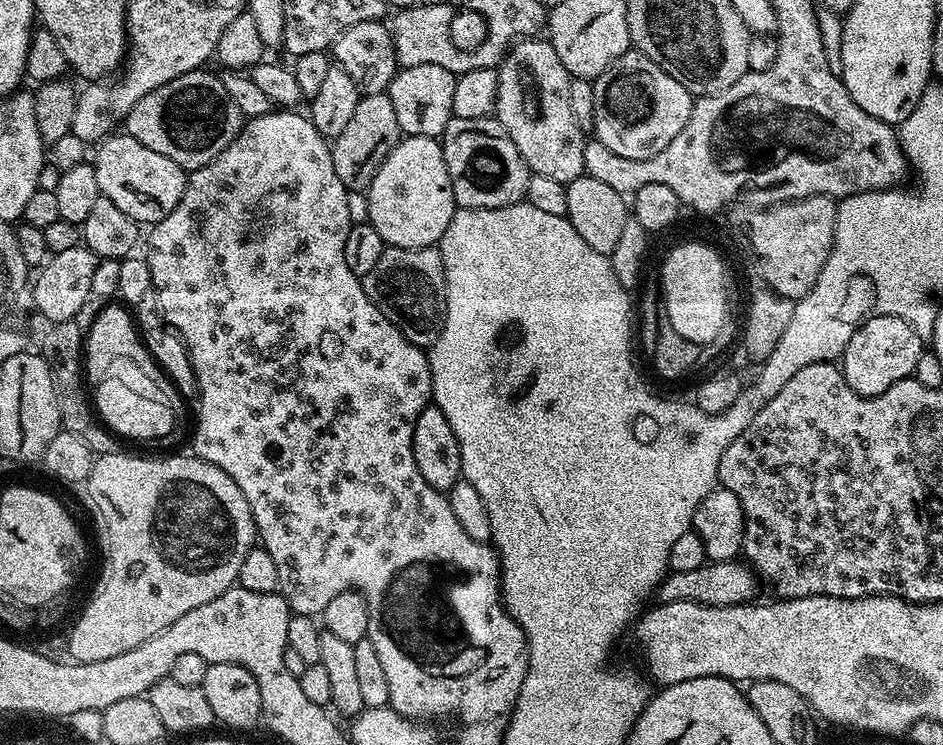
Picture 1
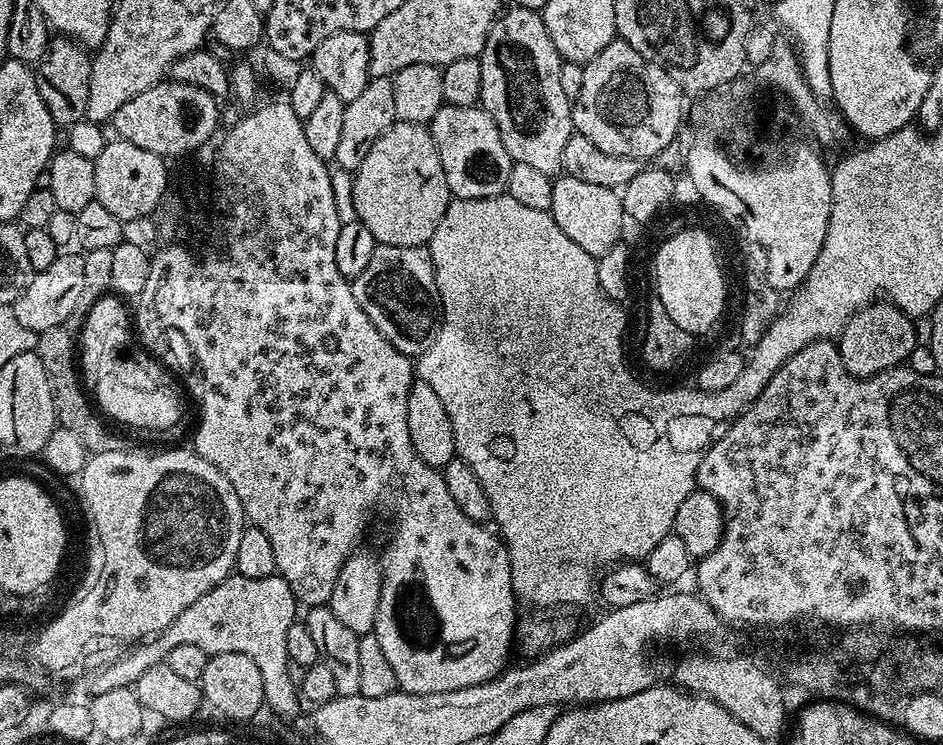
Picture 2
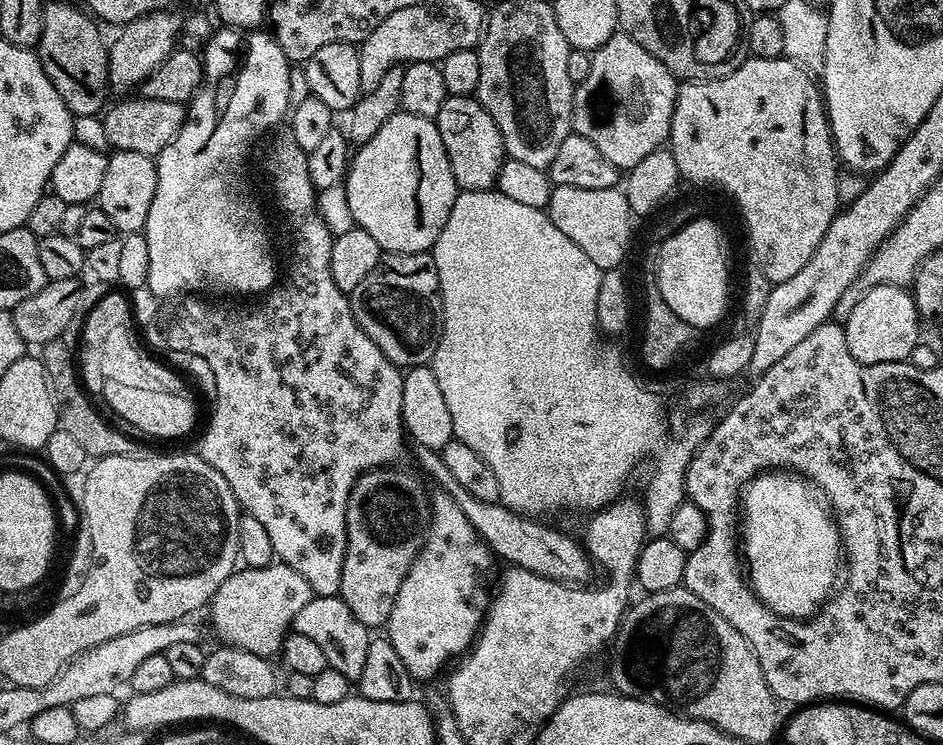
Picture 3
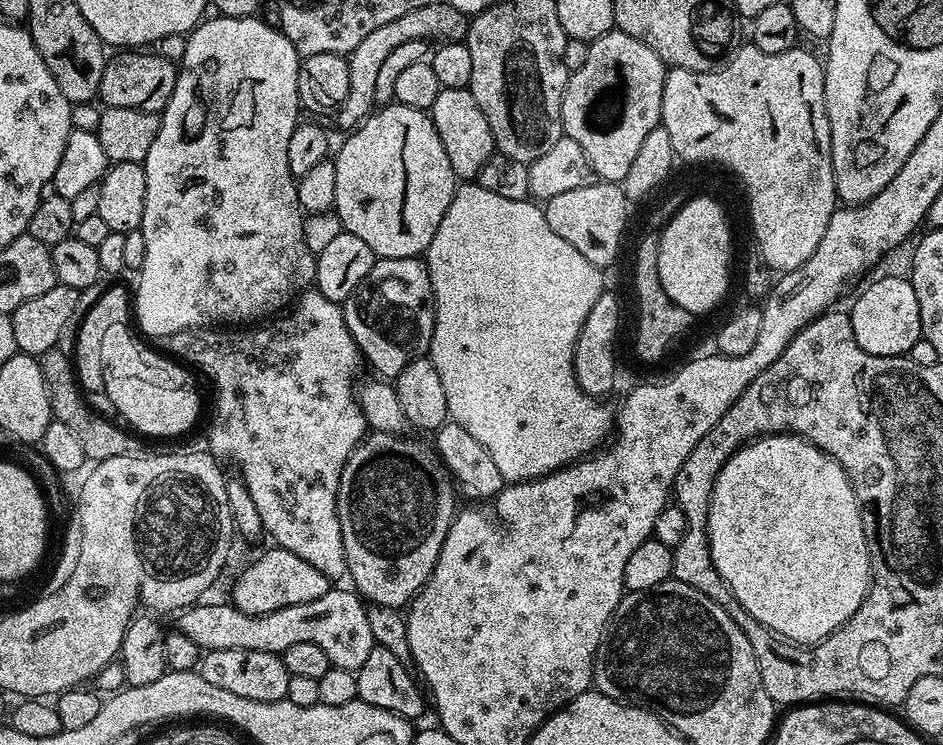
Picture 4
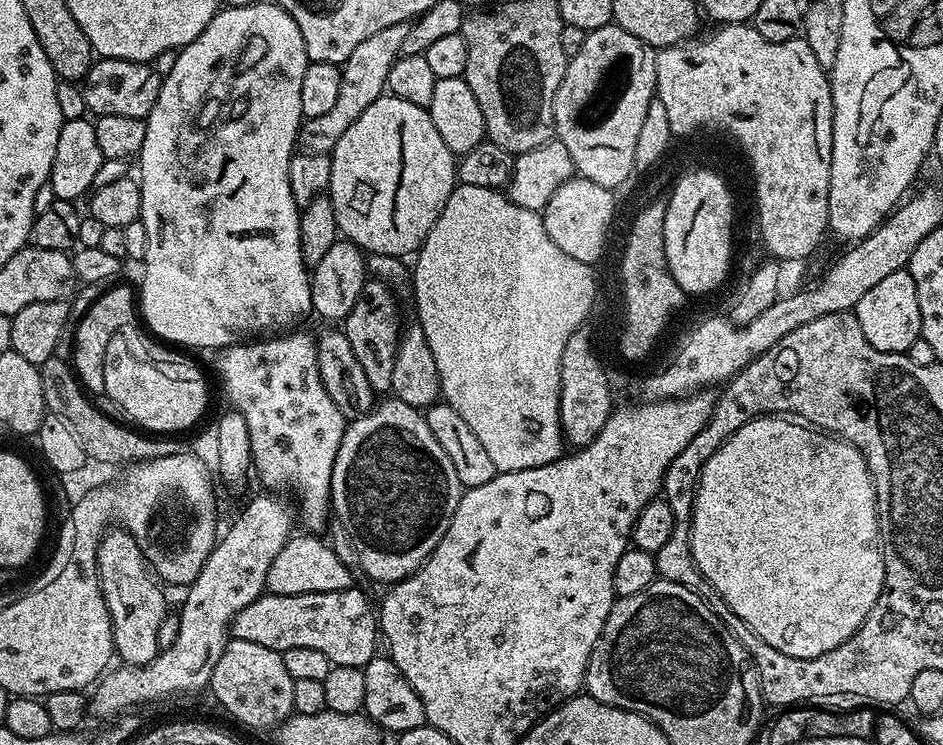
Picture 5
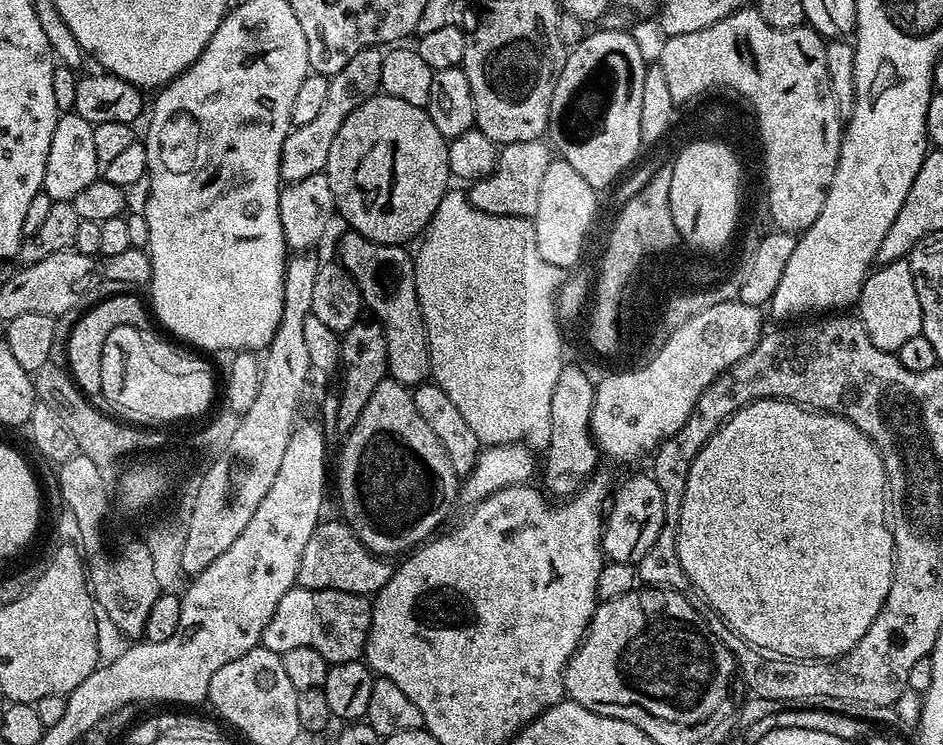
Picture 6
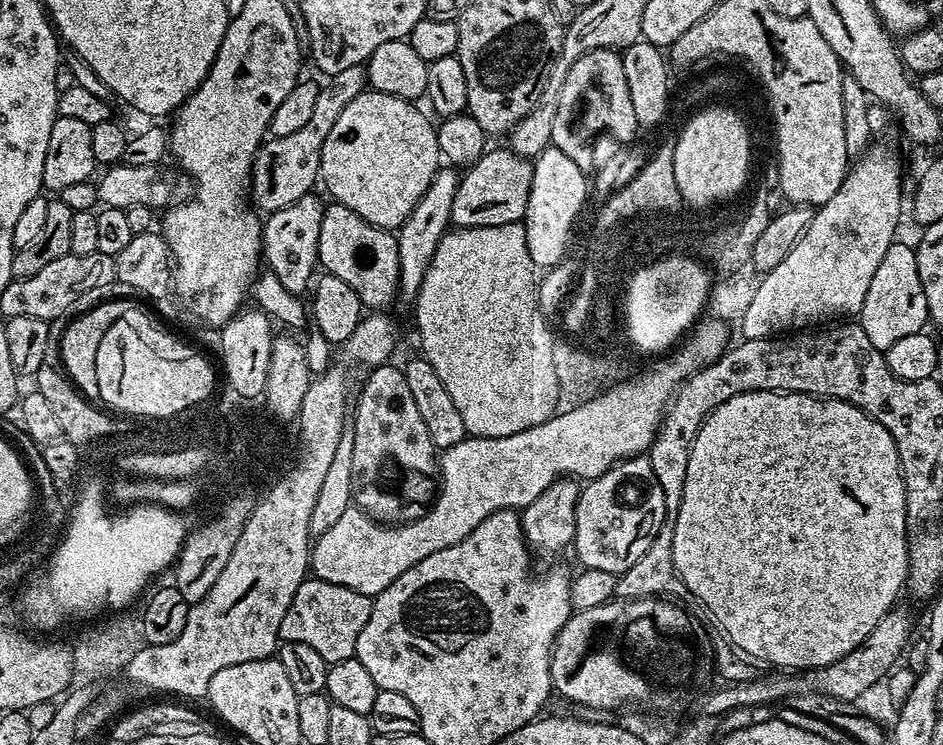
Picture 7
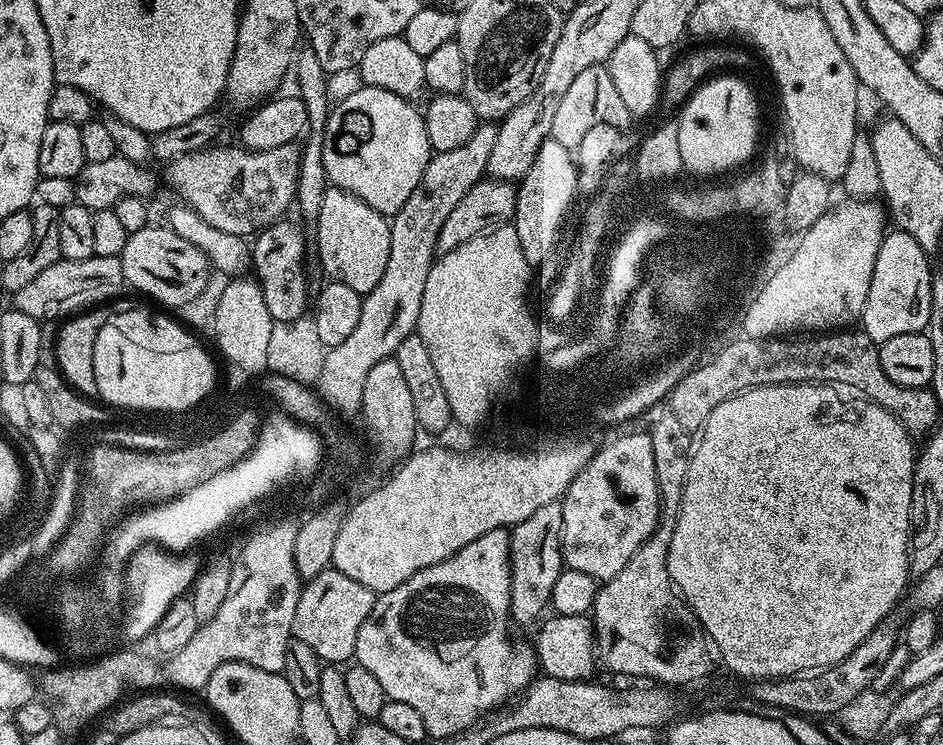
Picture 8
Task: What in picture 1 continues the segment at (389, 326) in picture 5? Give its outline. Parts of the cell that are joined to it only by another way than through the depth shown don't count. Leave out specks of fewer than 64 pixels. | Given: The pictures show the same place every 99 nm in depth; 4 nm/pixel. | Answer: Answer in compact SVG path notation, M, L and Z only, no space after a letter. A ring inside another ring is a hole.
M385 247L374 270L362 278L366 298L407 338L410 343L428 350L438 342L444 329L446 314L446 282L444 263L439 247L393 248Z

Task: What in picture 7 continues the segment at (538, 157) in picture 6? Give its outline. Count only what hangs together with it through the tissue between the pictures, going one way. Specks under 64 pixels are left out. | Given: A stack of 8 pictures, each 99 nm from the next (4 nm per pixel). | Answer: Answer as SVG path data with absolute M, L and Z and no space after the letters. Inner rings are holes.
M507 146L489 147L483 156L463 169L454 194L452 224L458 228L477 228L521 223L530 202L532 166L529 157L514 154Z

